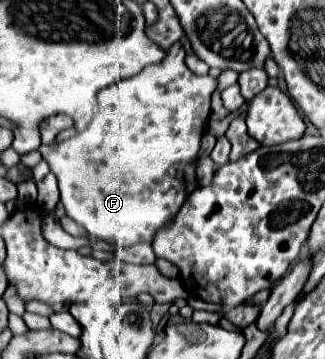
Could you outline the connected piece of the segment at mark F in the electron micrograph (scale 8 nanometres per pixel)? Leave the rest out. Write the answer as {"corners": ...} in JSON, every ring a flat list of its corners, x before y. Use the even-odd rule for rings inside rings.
{"corners":[[179,42,169,50,163,62,147,66,137,76,103,88,99,92,99,112,87,130,71,136,59,146,39,148,59,180,61,202,67,216,81,224,89,236,117,246,151,242,155,232,177,214,197,188,197,152,201,136,207,130,209,102,215,90,217,78,209,74,197,76,185,66,185,50]]}

